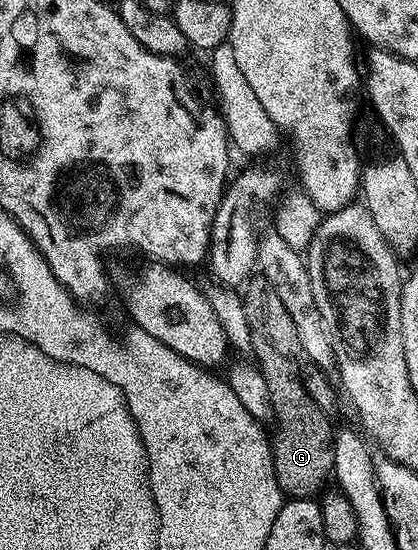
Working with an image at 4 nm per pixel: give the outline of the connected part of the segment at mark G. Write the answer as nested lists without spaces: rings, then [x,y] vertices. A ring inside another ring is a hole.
[[[254,275],[245,282],[244,290],[246,294],[242,297],[242,313],[246,316],[246,329],[248,340],[254,348],[253,358],[260,368],[264,379],[268,383],[268,395],[270,402],[274,405],[274,417],[276,422],[282,427],[278,438],[275,436],[272,441],[274,451],[274,470],[278,476],[278,485],[281,486],[283,494],[287,498],[296,497],[313,498],[314,492],[322,485],[325,477],[331,476],[334,468],[334,451],[332,442],[334,439],[335,426],[330,425],[326,418],[326,413],[310,398],[310,393],[306,390],[306,385],[302,382],[302,369],[298,366],[299,359],[303,356],[300,345],[300,338],[296,333],[296,326],[292,323],[292,318],[288,315],[287,308],[282,300],[276,295],[275,288],[268,279],[261,275]]]

